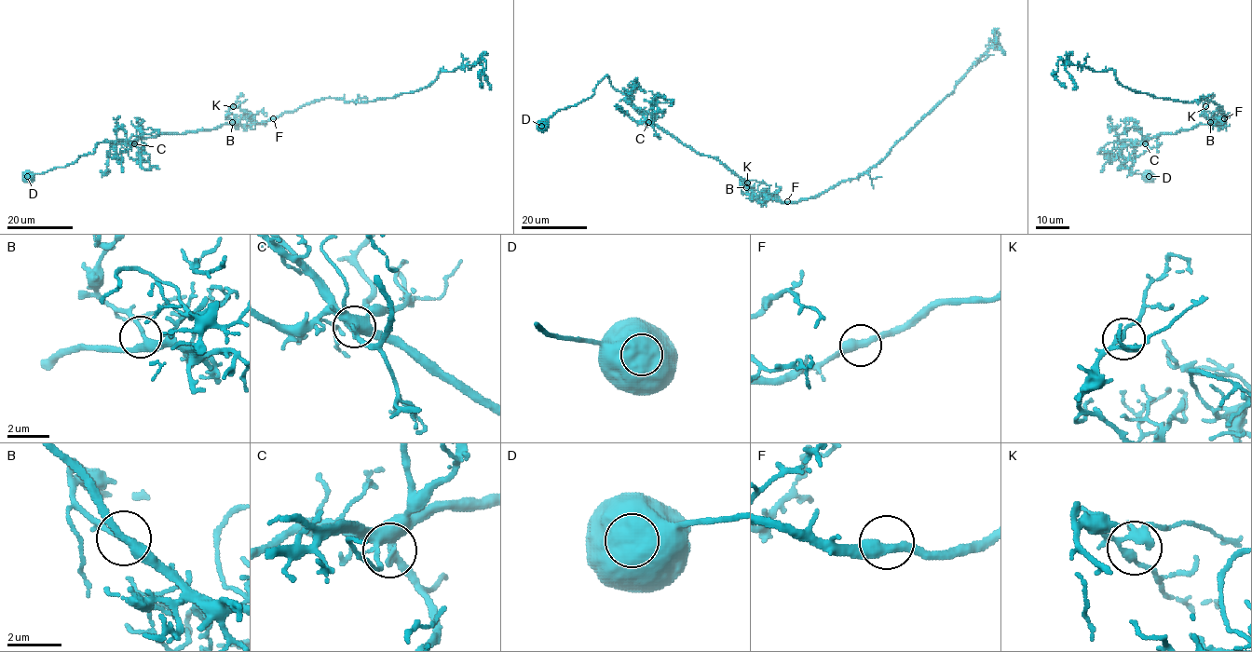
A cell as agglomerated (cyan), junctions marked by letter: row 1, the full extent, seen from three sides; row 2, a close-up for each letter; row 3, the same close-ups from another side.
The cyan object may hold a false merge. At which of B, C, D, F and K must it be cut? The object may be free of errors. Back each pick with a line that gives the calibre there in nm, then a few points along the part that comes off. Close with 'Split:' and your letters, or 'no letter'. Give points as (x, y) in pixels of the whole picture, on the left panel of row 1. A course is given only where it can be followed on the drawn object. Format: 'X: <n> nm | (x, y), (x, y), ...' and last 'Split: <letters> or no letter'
Split: no letter

